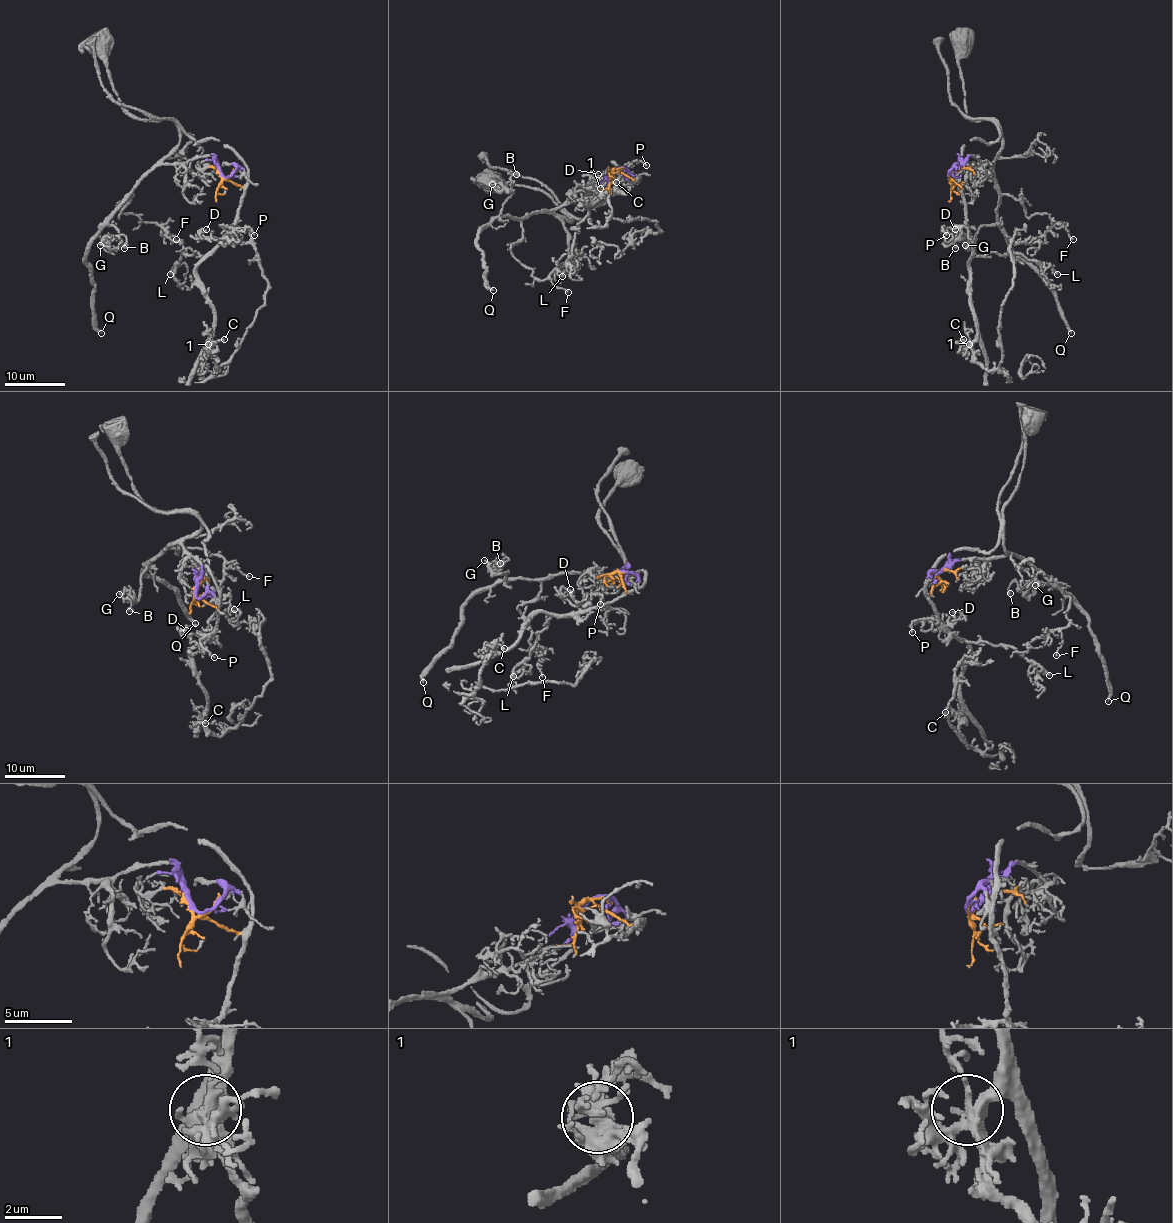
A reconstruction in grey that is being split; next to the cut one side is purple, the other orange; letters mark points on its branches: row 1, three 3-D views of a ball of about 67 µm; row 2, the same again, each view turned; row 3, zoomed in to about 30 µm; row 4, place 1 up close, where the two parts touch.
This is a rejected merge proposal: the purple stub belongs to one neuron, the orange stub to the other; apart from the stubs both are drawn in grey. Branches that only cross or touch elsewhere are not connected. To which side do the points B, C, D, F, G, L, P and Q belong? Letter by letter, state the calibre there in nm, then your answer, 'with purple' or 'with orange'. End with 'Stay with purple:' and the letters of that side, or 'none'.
B: 190 nm thick; with purple
C: 220 nm thick; with orange
D: 130 nm thick; with orange
F: 100 nm thick; with purple
G: 140 nm thick; with purple
L: 200 nm thick; with orange
P: 150 nm thick; with orange
Q: 220 nm thick; with purple
Stay with purple: B, F, G, Q

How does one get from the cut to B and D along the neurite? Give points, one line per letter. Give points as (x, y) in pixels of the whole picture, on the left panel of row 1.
B: (221, 175), (218, 163), (209, 155), (155, 166), (108, 222), (120, 241), (120, 235), (126, 240), (125, 247)
D: (221, 175), (244, 188), (238, 219), (221, 238), (205, 237), (200, 229), (203, 232), (206, 229)

